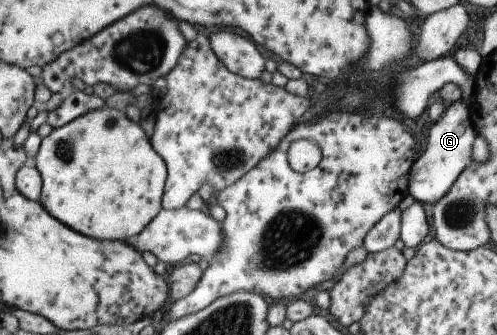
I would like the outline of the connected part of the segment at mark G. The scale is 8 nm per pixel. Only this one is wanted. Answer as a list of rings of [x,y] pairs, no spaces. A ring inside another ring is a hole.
[[[459,97],[459,100],[447,105],[441,117],[431,125],[425,150],[415,158],[408,171],[407,194],[415,202],[427,205],[439,201],[449,191],[459,173],[471,163],[471,145],[476,136],[469,117],[468,103],[461,101]]]

